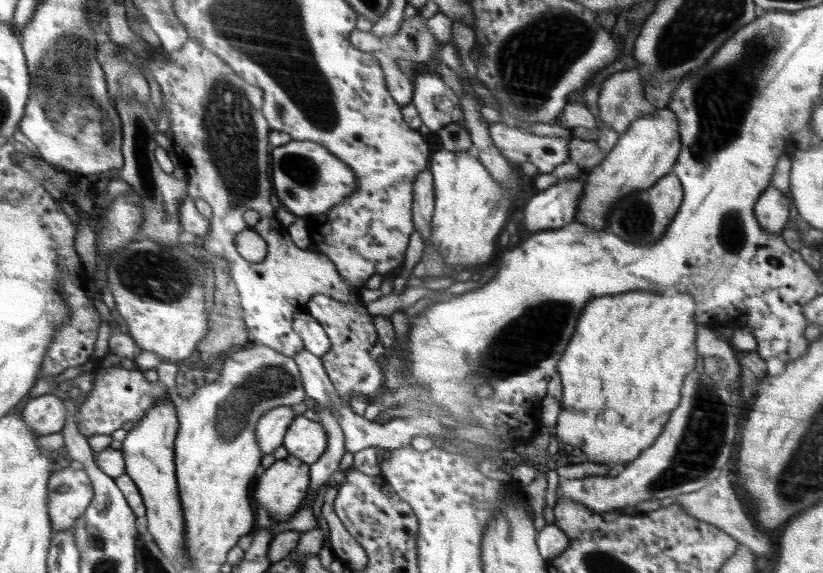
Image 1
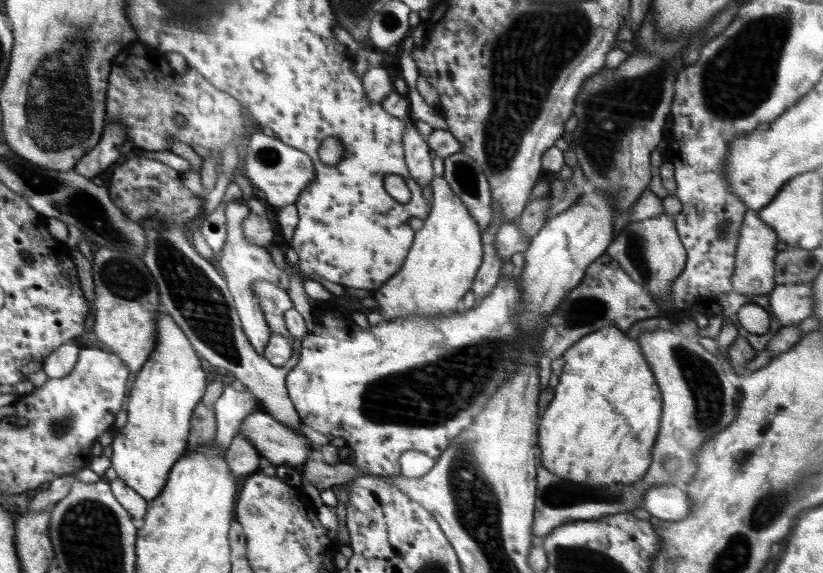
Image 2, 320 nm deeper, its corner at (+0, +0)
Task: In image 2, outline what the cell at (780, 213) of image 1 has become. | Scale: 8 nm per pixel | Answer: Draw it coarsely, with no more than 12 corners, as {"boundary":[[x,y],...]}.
{"boundary":[[746,211],[732,277],[738,294],[769,294],[779,240]]}

